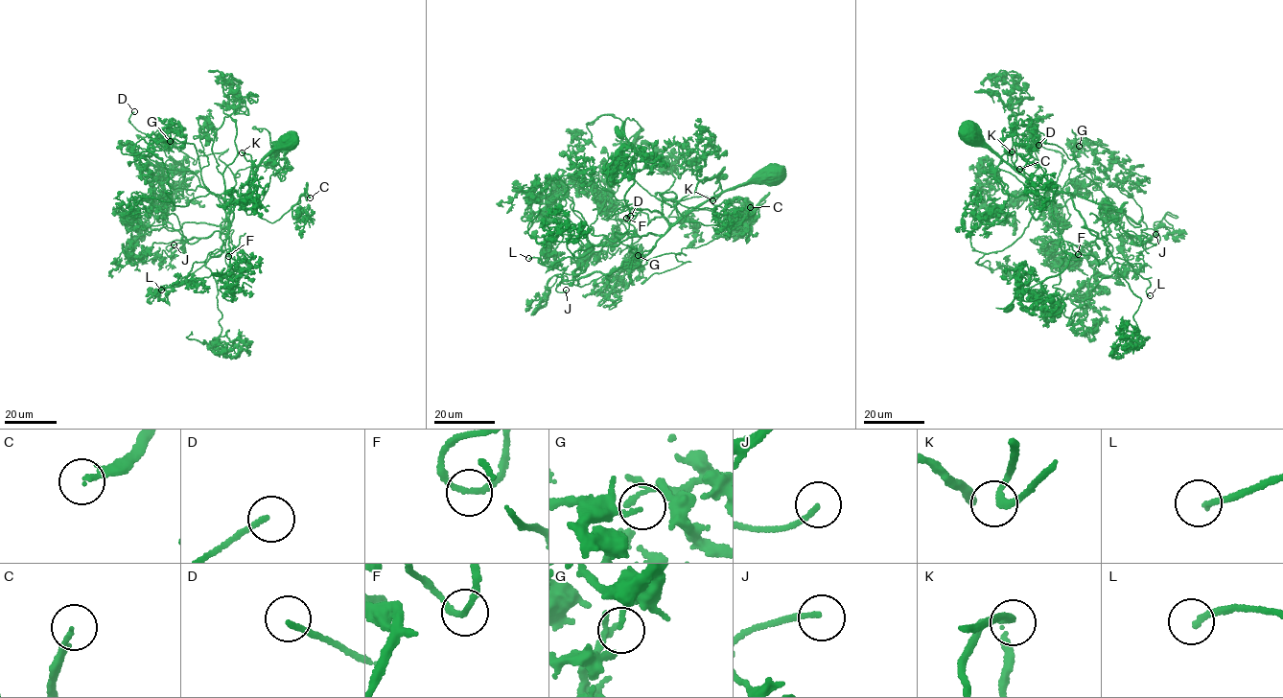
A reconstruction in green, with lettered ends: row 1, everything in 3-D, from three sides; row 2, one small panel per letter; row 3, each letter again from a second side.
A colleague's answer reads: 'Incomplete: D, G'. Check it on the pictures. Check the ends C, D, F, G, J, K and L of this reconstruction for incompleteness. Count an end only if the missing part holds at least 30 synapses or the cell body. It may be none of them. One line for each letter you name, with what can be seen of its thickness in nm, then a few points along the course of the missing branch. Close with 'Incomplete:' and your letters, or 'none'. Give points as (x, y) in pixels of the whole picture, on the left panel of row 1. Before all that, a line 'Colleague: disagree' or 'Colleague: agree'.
Colleague: disagree
D: 160 nm | (134, 111), (139, 110), (148, 118), (150, 112), (142, 107), (138, 109)
L: 190 nm | (161, 290), (161, 295), (165, 290), (152, 296), (145, 309), (142, 307), (151, 297), (167, 298), (180, 292)
Incomplete: D, L

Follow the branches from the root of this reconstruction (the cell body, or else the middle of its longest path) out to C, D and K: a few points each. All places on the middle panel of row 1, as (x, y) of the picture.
C: (772, 174), (722, 192), (671, 224), (662, 211), (664, 201), (675, 197), (686, 221), (734, 226), (750, 207)
D: (772, 174), (722, 192), (671, 224), (657, 217), (646, 225), (646, 213), (618, 209), (618, 234), (630, 216)
K: (772, 174), (722, 192), (671, 224), (663, 203), (675, 194), (661, 196), (671, 206), (714, 177), (712, 200)

